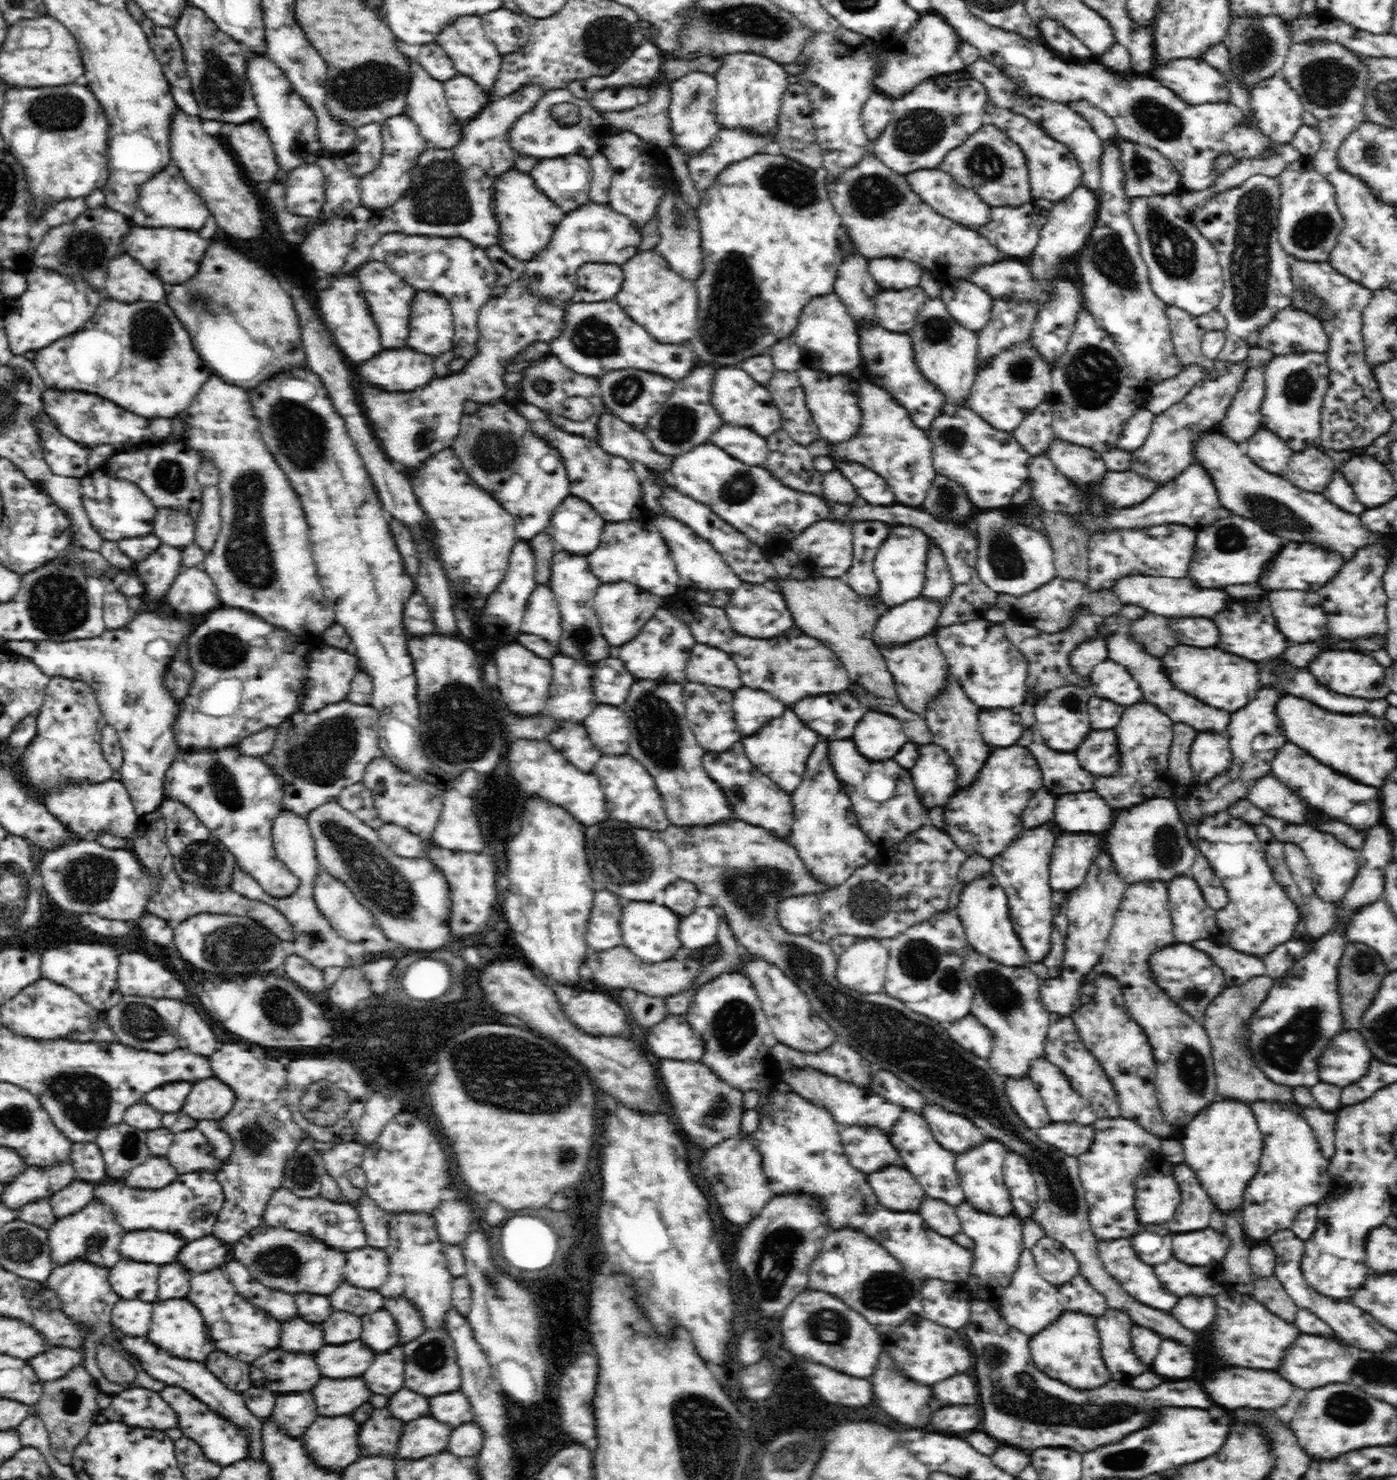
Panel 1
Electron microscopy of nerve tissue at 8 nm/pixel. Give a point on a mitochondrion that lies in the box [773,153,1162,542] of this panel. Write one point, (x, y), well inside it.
(1091, 376)

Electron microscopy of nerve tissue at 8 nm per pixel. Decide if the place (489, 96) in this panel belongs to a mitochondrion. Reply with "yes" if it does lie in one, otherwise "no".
no

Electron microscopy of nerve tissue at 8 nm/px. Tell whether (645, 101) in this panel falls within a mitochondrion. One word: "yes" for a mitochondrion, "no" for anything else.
no

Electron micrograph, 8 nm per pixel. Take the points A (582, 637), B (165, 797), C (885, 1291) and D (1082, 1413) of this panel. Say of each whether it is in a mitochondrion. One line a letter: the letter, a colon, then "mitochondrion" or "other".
A: mitochondrion
B: other
C: mitochondrion
D: mitochondrion

